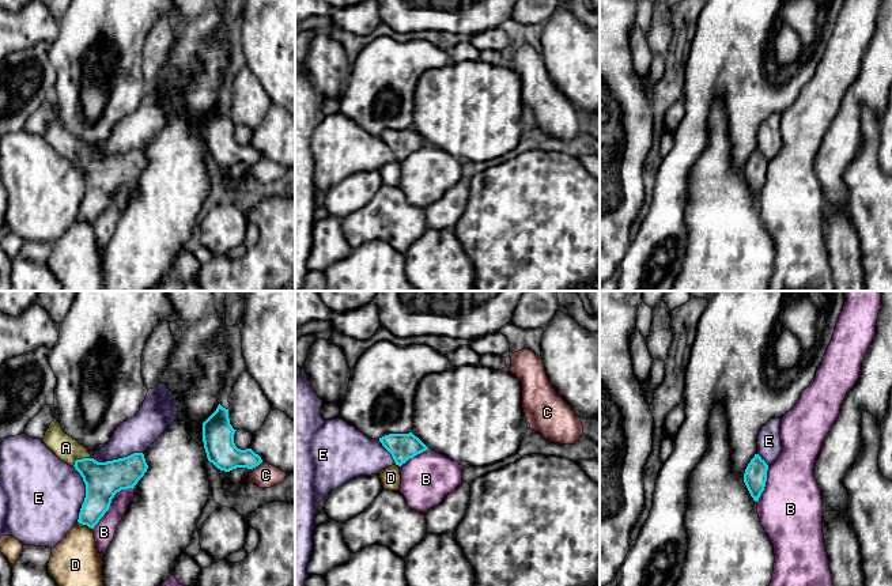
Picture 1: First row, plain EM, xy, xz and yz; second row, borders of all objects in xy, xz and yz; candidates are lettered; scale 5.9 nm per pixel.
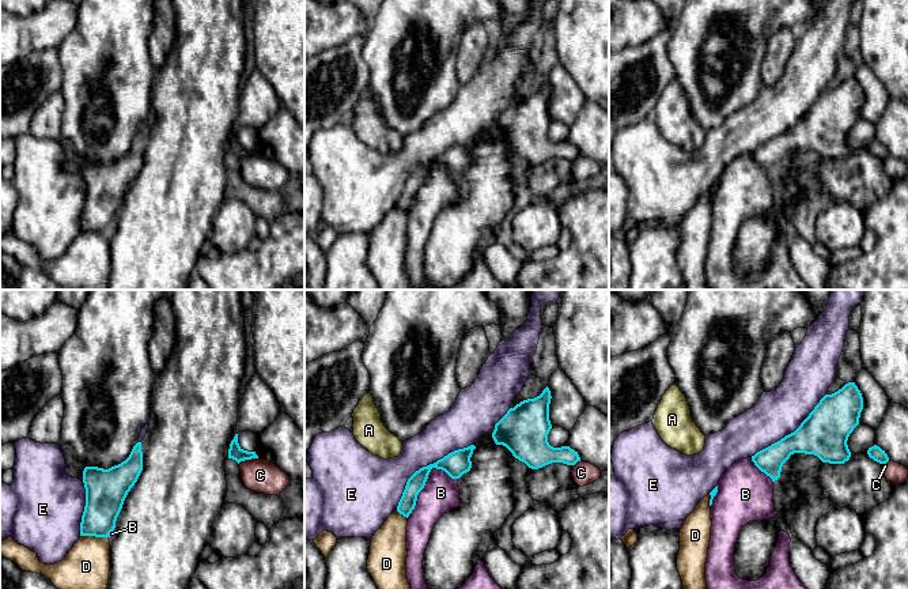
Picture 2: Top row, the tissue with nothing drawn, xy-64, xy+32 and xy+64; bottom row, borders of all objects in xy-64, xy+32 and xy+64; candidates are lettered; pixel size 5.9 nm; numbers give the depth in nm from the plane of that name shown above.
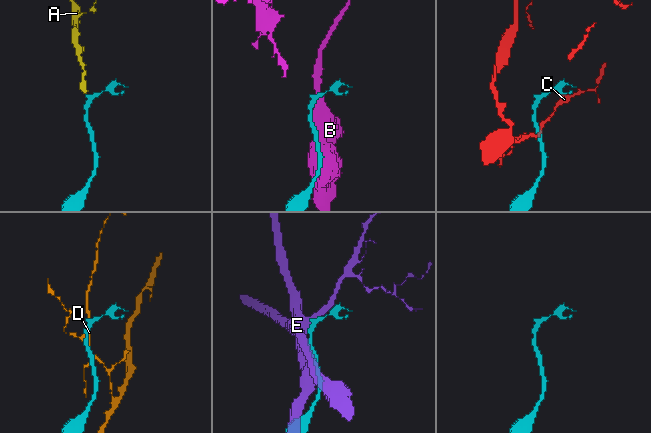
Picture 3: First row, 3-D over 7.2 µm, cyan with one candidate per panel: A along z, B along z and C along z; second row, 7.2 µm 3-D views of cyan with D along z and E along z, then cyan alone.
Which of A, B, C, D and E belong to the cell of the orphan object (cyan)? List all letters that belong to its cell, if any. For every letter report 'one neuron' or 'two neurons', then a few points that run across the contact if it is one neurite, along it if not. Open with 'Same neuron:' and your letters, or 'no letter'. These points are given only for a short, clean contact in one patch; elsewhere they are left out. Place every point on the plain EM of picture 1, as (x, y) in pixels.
Same neuron: A
A: one neuron | xy (104, 176), (82, 154), (65, 143)
B: two neurons
C: two neurons
D: two neurons | xy (78, 216), (91, 225)
E: two neurons

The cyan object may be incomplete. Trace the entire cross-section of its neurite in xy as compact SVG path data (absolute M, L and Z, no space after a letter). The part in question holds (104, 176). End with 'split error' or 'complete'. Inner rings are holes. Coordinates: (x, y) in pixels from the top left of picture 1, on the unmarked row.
M56 114L45 128L44 139L64 158L73 162L86 179L86 193L78 218L94 224L121 185L135 184L148 165L143 148L98 158L76 135L67 131Z | split error

